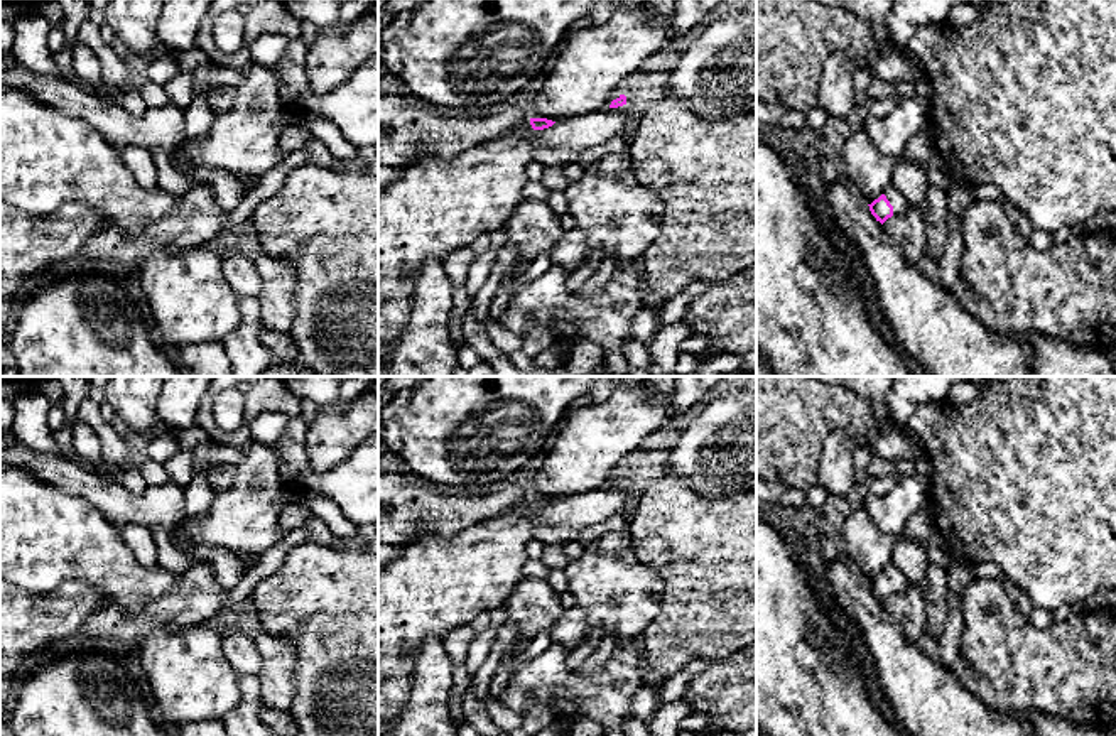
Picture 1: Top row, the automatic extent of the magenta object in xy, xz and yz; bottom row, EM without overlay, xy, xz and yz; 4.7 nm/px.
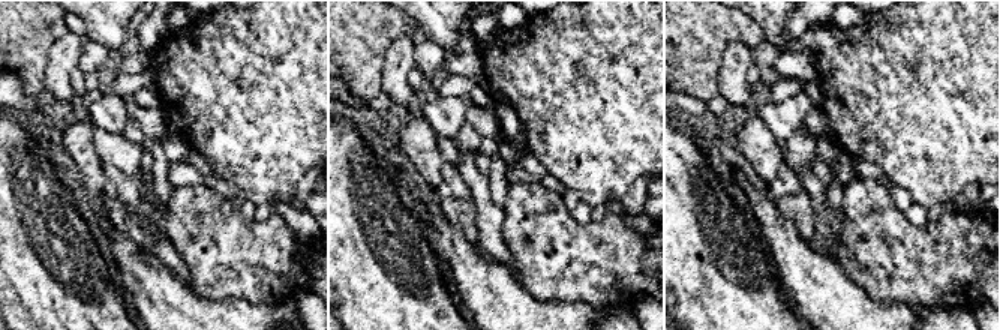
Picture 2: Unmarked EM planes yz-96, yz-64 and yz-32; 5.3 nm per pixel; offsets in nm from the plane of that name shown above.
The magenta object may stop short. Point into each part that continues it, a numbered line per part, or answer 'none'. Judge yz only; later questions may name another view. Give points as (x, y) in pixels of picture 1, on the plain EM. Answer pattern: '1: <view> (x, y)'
1: yz (895, 576)

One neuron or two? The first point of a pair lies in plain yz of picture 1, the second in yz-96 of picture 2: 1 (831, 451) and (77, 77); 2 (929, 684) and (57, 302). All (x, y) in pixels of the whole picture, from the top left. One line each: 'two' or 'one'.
1: two
2: two

